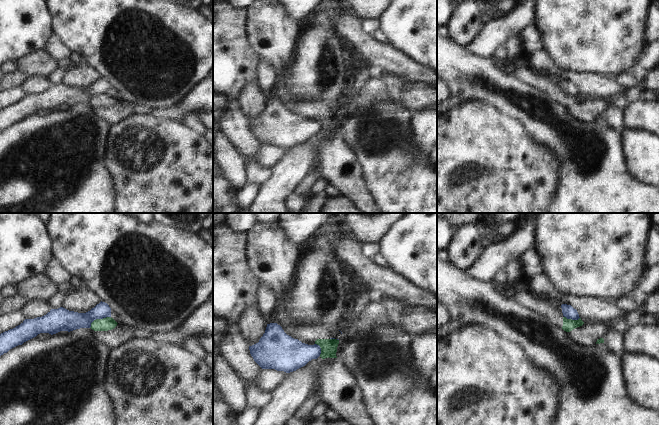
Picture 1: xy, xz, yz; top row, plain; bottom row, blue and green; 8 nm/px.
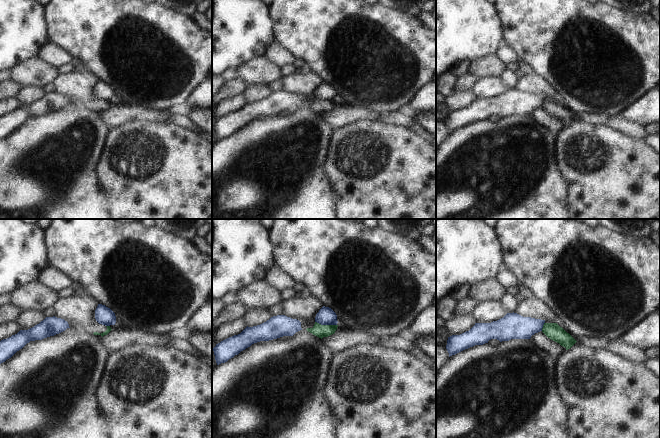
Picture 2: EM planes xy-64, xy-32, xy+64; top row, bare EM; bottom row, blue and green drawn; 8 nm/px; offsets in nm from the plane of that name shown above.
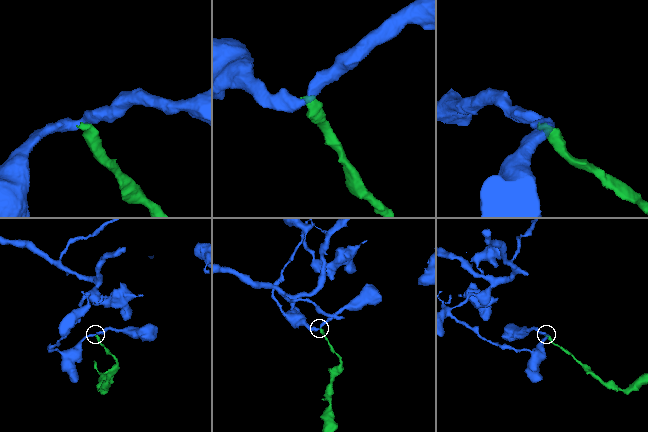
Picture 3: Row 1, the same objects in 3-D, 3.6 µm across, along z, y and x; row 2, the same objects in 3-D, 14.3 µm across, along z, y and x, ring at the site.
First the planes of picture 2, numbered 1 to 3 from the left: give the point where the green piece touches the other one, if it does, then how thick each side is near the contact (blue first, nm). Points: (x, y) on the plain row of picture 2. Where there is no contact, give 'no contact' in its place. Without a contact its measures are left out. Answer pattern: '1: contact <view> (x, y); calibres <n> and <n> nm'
1: contact xy-64 (108, 101); calibres 140 and 40 nm
2: contact xy-32 (326, 100); calibres 140 and 100 nm
3: contact xy+64 (542, 102); calibres 200 and 130 nm

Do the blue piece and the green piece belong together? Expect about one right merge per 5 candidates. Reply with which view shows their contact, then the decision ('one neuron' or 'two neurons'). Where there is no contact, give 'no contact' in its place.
contact in xy; two neurons

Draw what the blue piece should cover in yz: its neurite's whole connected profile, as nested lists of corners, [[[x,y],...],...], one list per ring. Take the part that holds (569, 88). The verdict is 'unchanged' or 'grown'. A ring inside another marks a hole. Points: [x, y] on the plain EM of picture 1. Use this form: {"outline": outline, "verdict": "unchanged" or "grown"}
{"outline": [[[562,80],[561,84],[563,92],[567,95],[578,96],[580,94],[577,86],[574,85],[571,81]]], "verdict": "unchanged"}

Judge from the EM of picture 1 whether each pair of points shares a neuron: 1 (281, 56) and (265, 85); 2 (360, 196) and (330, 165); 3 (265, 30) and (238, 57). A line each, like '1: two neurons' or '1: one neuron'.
1: two neurons
2: one neuron
3: two neurons

